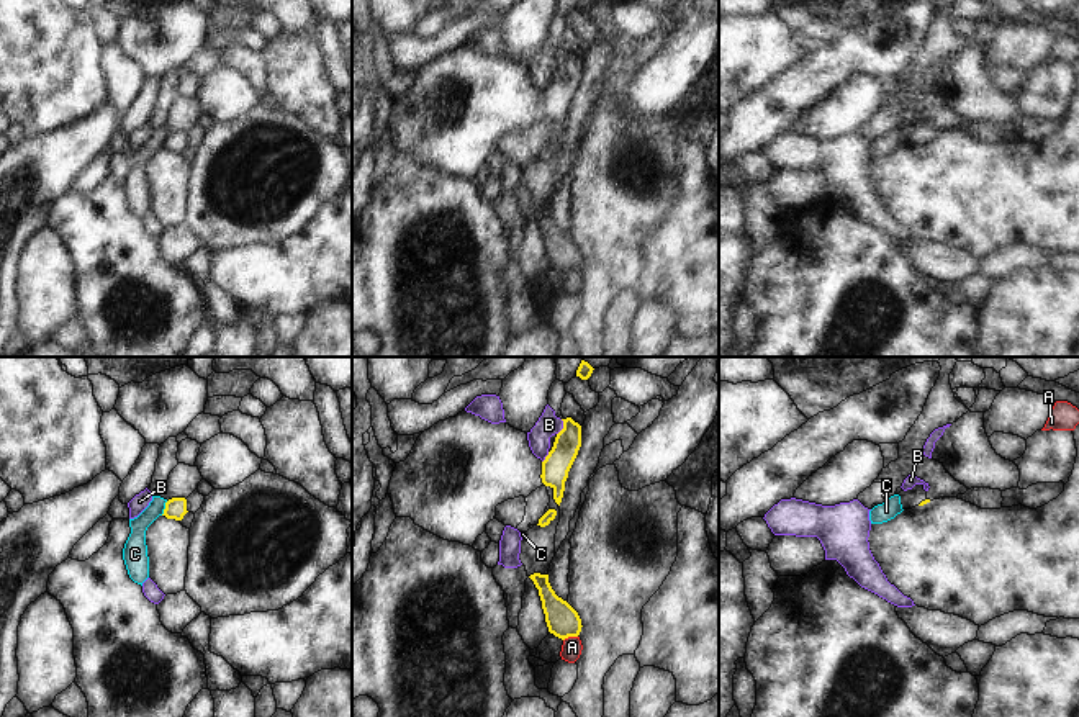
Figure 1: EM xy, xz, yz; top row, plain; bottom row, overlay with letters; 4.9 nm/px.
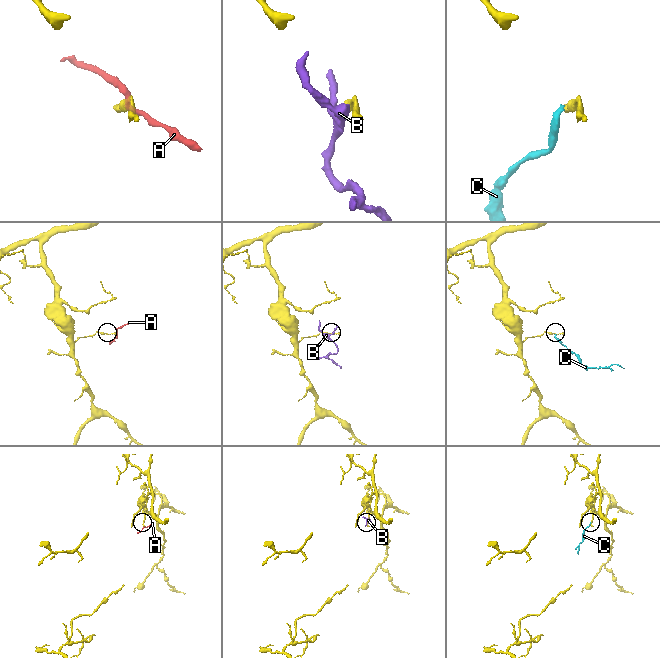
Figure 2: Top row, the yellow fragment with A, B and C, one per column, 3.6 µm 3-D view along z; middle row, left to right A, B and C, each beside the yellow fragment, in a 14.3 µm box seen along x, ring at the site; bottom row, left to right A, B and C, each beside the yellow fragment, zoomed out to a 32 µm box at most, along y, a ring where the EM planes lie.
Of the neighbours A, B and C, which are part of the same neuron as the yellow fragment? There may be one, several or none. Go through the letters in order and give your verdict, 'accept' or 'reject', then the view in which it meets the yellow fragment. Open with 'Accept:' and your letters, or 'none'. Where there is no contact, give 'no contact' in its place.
Accept: none
A: reject | xz
B: reject | xz
C: reject | xy

